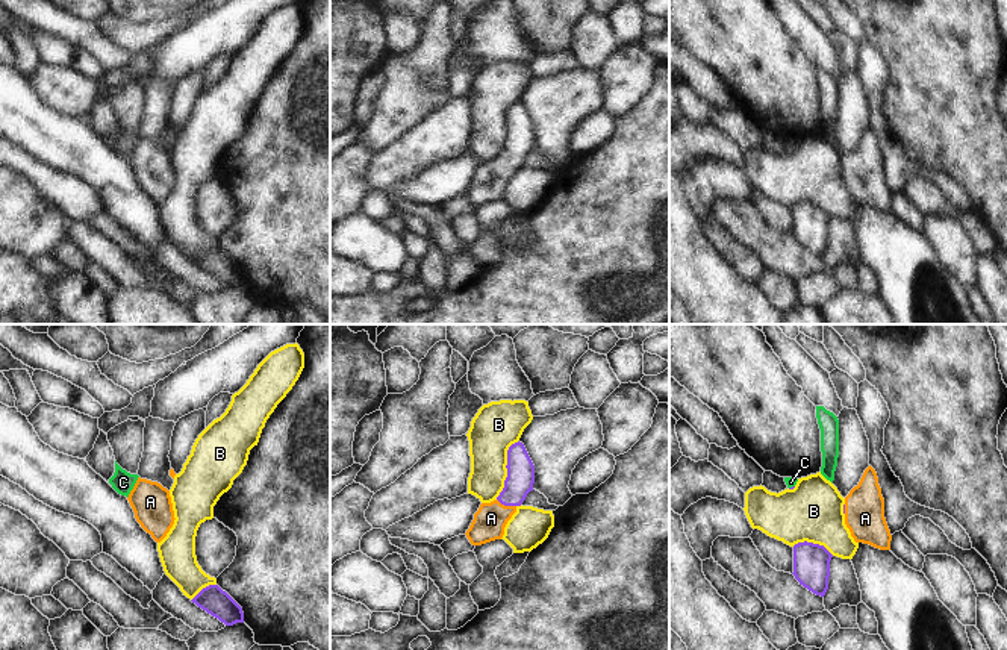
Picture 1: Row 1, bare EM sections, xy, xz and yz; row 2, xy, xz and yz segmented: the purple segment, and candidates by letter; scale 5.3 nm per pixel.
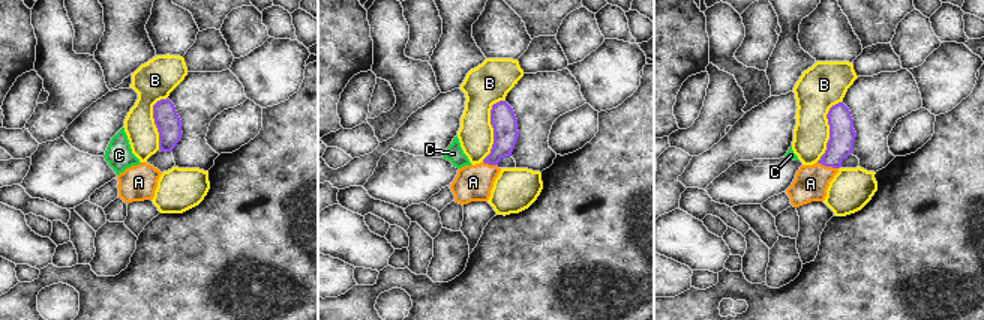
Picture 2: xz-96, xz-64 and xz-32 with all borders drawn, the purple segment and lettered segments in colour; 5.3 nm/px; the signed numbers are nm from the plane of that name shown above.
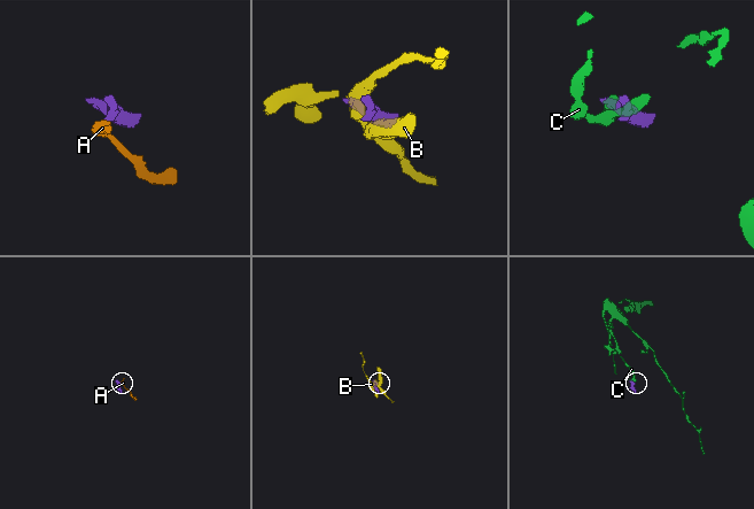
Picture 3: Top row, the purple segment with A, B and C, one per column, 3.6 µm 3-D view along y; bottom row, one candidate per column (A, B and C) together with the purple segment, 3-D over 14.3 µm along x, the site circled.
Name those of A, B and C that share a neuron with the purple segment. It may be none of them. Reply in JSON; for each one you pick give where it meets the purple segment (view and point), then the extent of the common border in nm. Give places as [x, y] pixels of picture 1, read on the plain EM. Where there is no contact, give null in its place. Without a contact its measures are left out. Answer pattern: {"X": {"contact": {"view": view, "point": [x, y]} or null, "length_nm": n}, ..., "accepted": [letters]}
{"A": {"contact": {"view": "xz", "point": [506, 165]}, "length_nm": 110}, "accepted": ["A"]}

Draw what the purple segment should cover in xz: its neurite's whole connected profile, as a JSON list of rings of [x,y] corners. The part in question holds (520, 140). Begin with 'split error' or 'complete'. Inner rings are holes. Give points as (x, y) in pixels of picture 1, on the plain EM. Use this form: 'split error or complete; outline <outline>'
split error; outline [[[518,102],[509,108],[506,129],[503,152],[494,162],[480,165],[465,194],[472,206],[501,200],[507,182],[533,152],[535,126],[522,103]]]

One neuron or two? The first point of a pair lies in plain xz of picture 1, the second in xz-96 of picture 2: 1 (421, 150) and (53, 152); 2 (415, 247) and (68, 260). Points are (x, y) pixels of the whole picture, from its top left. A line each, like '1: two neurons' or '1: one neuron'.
1: two neurons
2: two neurons

